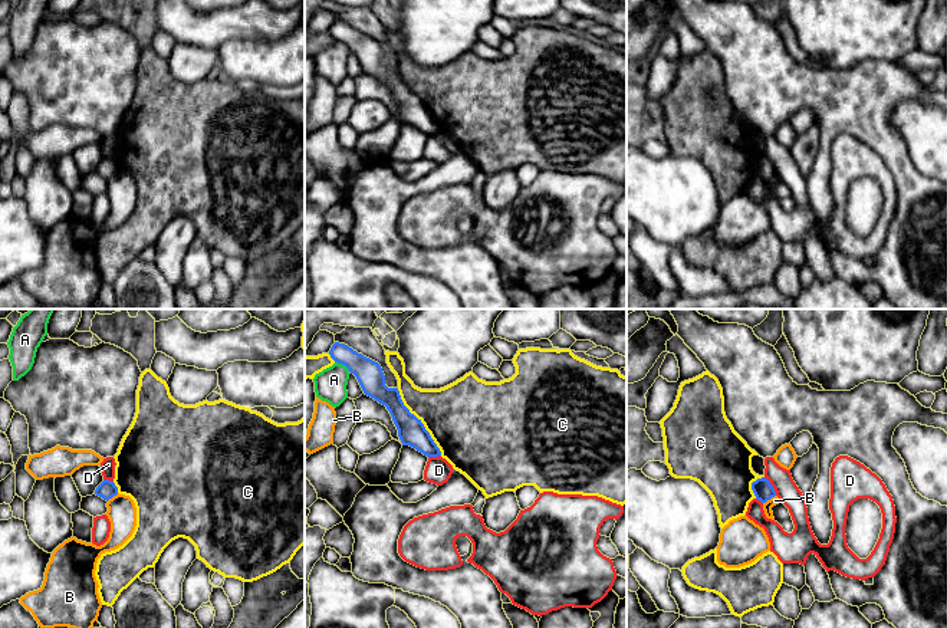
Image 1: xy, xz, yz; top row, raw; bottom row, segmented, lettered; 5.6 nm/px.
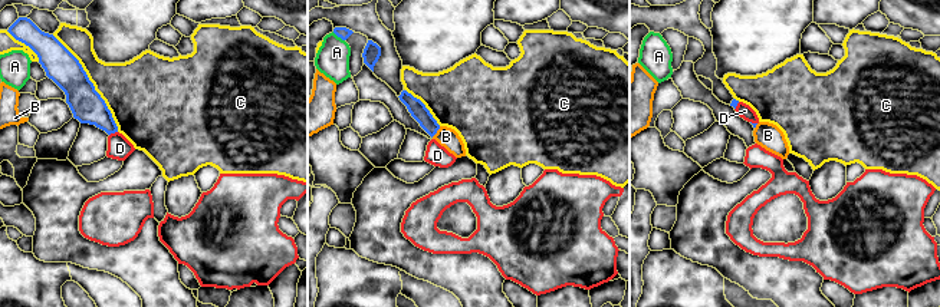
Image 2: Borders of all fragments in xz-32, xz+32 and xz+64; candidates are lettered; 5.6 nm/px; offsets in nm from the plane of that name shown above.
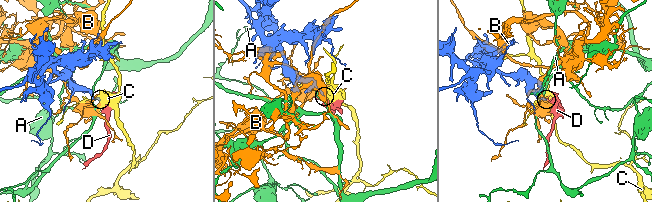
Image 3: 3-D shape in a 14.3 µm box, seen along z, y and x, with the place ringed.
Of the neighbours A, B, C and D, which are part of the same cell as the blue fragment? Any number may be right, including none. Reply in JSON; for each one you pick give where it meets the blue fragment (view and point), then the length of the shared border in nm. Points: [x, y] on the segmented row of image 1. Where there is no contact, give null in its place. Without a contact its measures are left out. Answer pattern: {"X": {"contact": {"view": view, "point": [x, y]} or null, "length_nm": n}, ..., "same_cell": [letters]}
{"same_cell": []}

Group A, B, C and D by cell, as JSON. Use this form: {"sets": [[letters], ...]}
{"sets": [["A"], ["B"], ["C"], ["D"]]}

